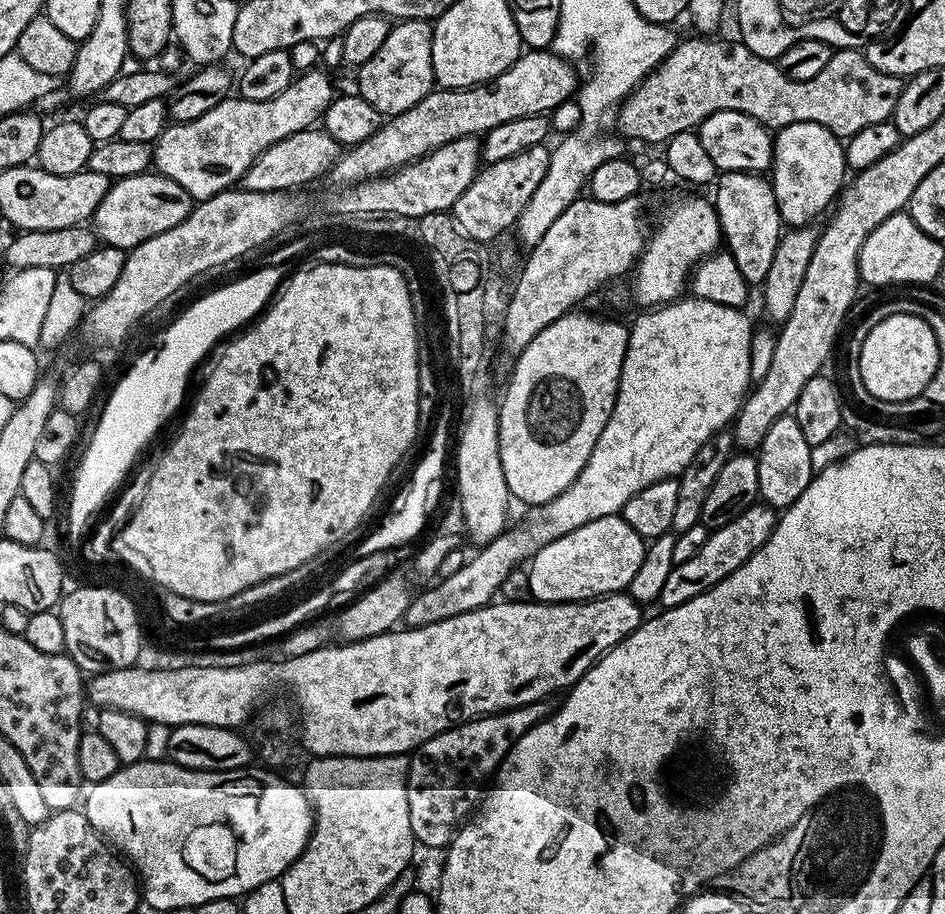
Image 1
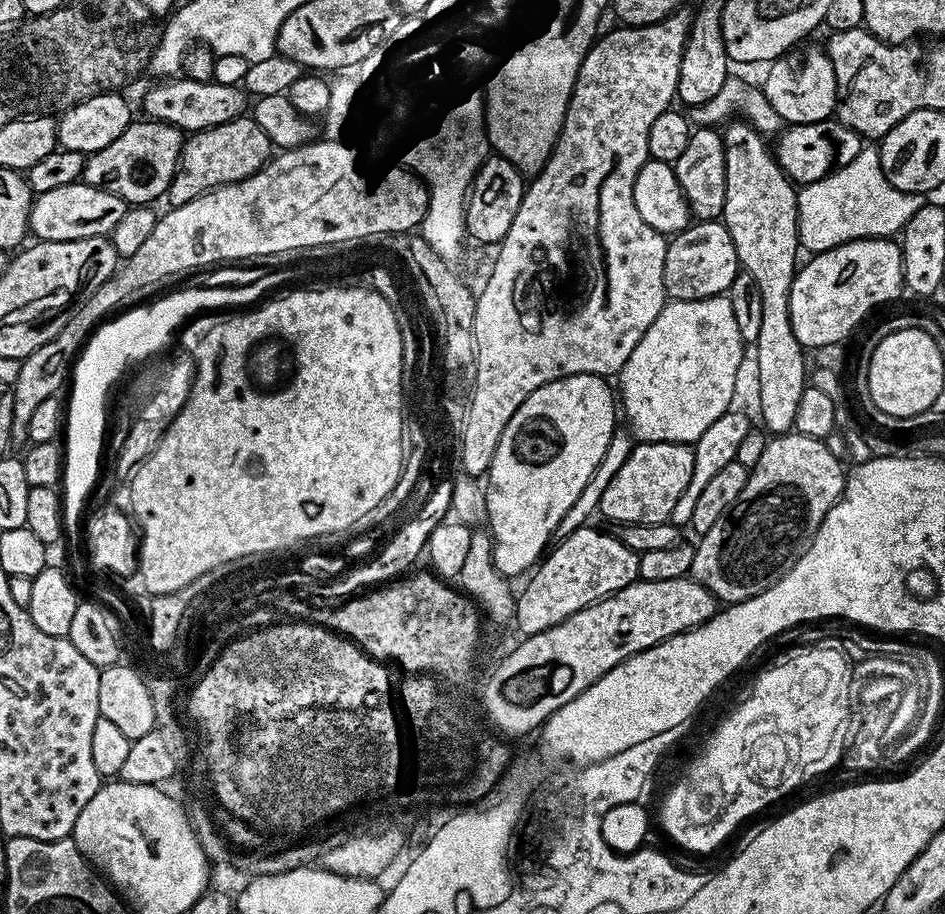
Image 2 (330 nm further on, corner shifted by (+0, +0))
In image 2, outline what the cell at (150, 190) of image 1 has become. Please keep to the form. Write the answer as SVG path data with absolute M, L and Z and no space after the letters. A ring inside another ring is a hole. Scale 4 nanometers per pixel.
M77 182L39 193L32 201L32 209L28 215L28 230L37 241L46 242L70 242L108 236L114 230L114 226L122 222L122 214L126 214L128 209L129 205L118 194L110 194L101 188Z

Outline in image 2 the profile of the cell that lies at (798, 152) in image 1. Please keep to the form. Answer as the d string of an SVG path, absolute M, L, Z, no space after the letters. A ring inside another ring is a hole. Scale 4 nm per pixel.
M797 46L784 53L779 60L767 65L762 87L770 106L778 110L781 121L789 125L813 124L833 119L836 111L836 79L834 66L827 51L820 48Z

